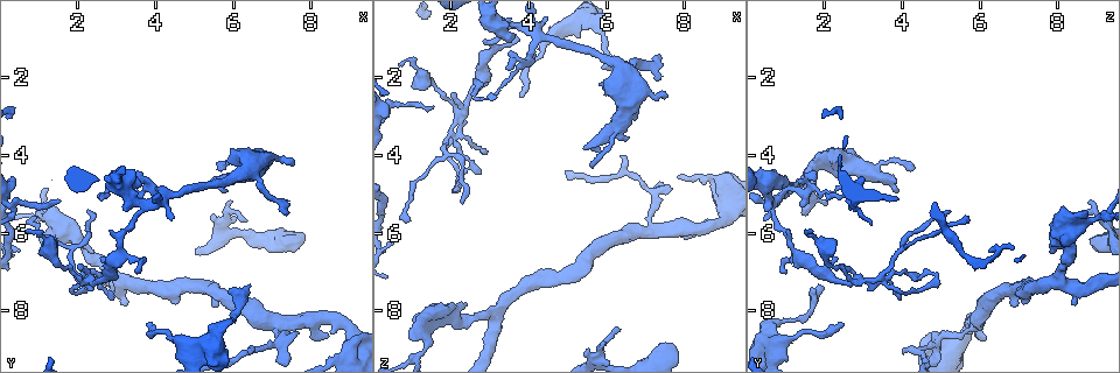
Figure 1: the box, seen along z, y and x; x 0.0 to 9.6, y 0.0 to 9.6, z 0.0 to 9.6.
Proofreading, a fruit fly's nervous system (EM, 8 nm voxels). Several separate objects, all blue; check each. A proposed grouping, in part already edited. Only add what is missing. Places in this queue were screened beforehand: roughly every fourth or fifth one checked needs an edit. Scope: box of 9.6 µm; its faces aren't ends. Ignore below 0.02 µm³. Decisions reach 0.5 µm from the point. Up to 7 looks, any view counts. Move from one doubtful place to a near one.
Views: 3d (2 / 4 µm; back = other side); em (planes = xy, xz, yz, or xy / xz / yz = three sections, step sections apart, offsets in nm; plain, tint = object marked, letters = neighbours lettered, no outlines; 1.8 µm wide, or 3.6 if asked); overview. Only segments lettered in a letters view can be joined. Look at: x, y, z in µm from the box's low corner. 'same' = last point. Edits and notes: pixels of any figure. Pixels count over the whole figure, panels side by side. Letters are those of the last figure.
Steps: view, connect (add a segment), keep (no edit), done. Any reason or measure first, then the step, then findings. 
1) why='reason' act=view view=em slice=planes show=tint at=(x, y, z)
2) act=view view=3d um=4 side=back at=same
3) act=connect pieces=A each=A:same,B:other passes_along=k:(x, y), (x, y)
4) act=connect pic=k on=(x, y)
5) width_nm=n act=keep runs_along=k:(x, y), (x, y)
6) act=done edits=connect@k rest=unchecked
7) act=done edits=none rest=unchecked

act=view view=em slice=xy step=16 show=letters at=(3.50, 4.45, 1.80)

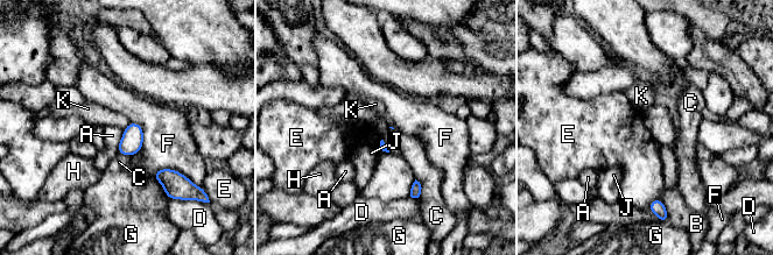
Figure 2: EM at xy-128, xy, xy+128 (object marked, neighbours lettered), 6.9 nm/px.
why='another direction' act=view view=em slice=planes show=letters at=same

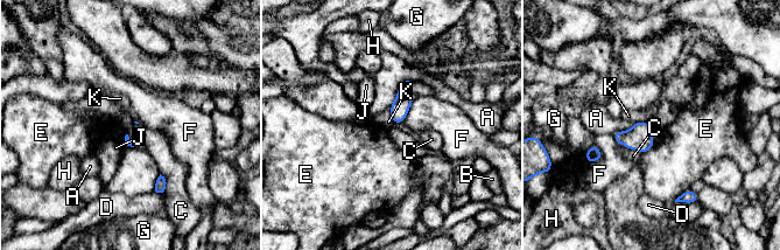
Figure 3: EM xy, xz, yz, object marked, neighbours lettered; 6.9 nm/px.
act=keep each=A:other,B:other,C:other,D:other,E:other,F:other,G:other,H:other,J:other,K:other border=3:(633, 122), (647, 122), (651, 125) found='none of them fits'

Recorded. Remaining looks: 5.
why='sharp bend' act=view view=3d um=4 at=(2.30, 7.25, 2.90)

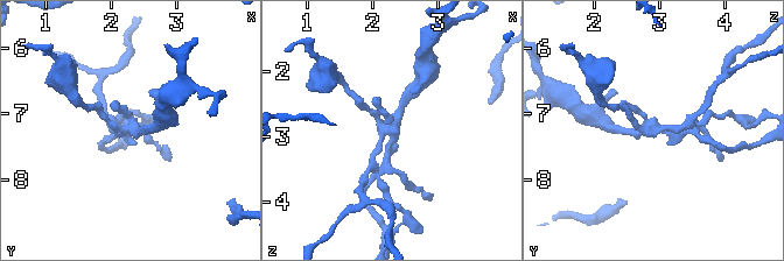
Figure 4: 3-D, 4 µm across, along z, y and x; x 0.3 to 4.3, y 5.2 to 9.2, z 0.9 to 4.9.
act=view view=em slice=yz step=4 show=tint at=(2.30, 7.20, 2.85)

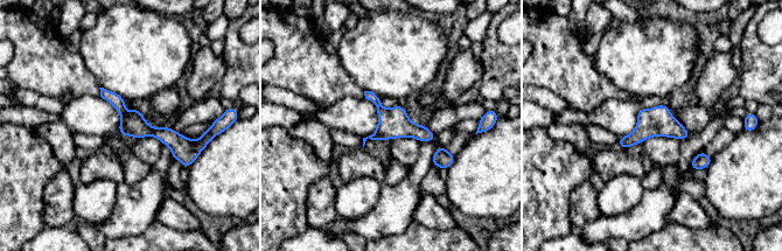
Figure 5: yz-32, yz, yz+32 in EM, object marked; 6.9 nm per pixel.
act=view view=em slice=planes show=letters at=same

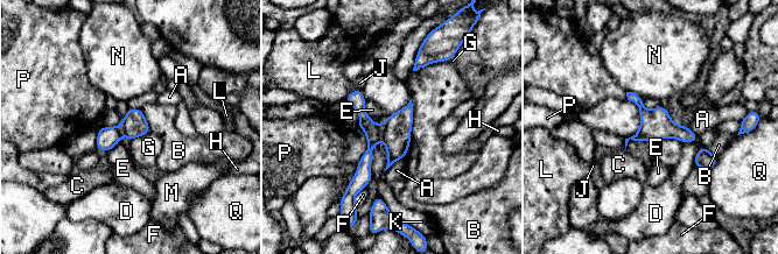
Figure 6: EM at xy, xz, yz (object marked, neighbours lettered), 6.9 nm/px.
act=keep each=A:other,B:other,C:other,D:other,E:other,F:other,G:other,H:other,J:other,K:other,L:other,M:other,N:other,P:other,Q:other border=6:(649, 140), (678, 139), (682, 143) found='none of them fits'

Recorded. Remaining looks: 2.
why='thin end' act=view view=3d um=2 at=(7.55, 4.30, 2.45)

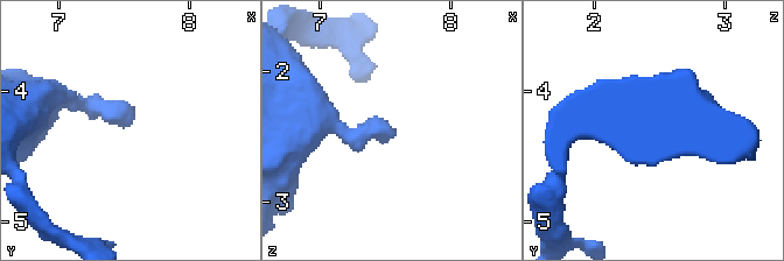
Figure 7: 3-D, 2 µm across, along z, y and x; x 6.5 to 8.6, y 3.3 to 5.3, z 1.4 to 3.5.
act=view view=em slice=planes show=letters at=(7.58, 4.24, 2.46)

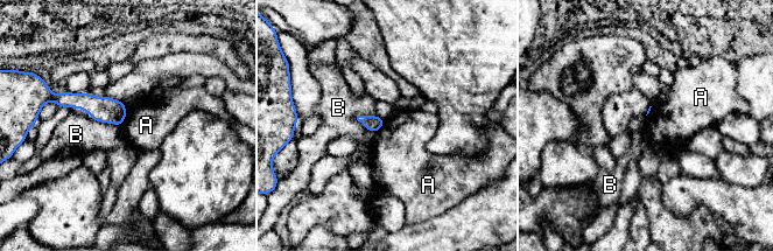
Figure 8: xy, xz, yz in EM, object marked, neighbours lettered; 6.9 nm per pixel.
act=keep each=A:other,B:other found='no lettered segment goes on from it'

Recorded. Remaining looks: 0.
act=done edits=none rest=unchecked

